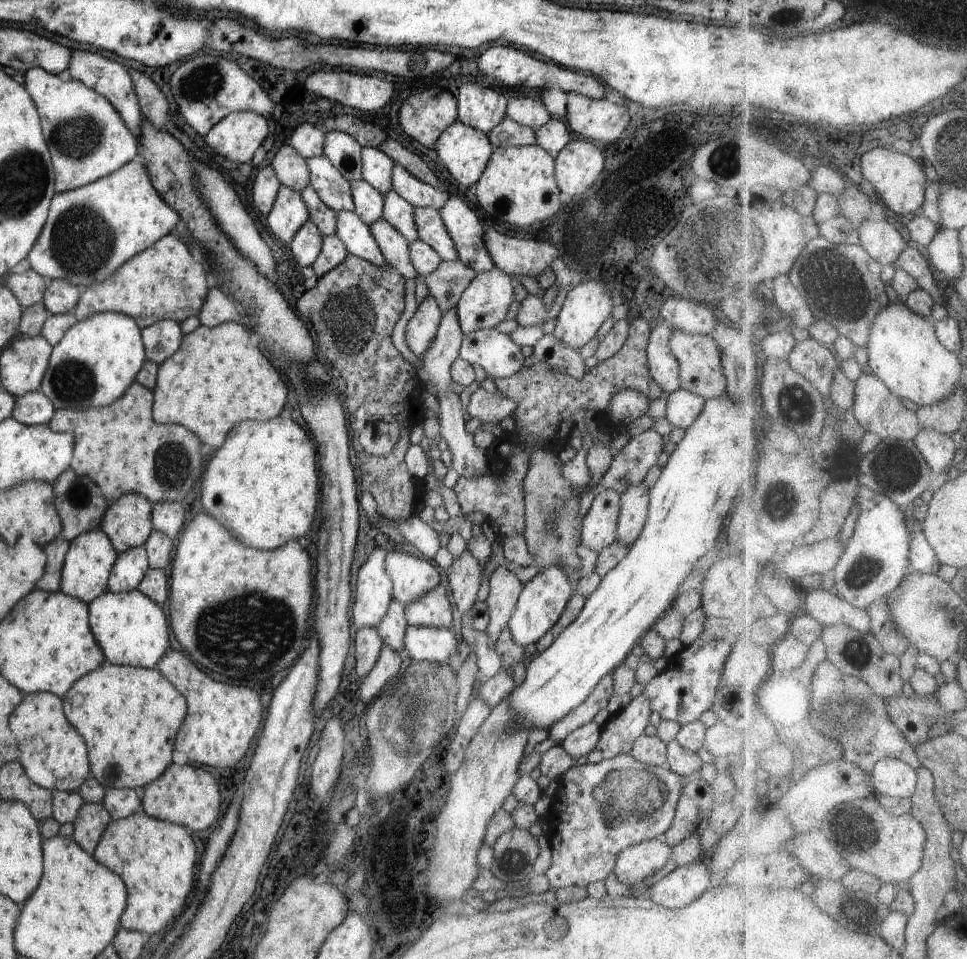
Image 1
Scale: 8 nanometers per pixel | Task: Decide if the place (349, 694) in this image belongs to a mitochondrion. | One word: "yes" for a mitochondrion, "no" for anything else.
no

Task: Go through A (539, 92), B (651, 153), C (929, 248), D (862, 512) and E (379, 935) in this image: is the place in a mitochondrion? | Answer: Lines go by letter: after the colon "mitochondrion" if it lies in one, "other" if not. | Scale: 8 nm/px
A: other
B: other
C: other
D: other
E: other

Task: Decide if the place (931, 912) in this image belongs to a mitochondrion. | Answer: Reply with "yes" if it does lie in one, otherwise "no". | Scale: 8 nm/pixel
no

